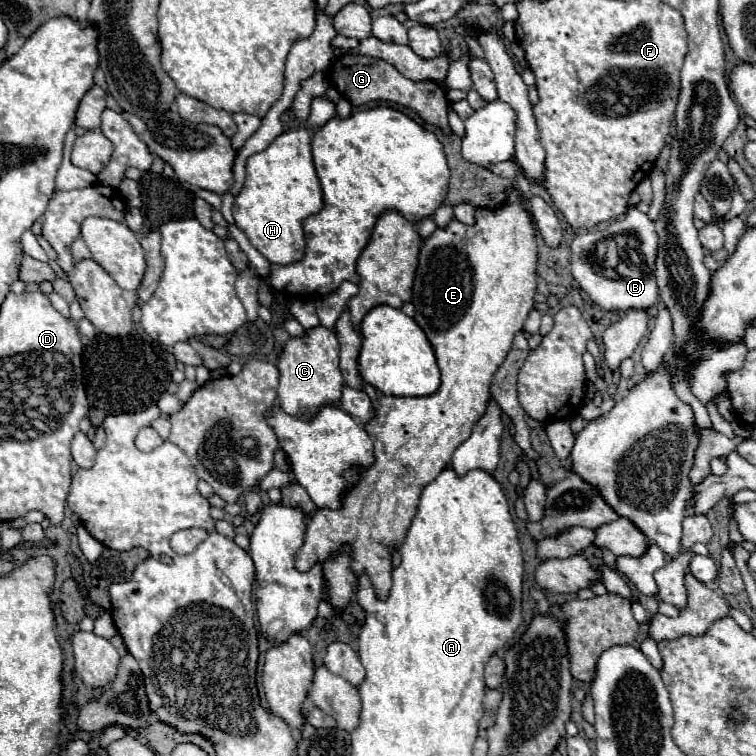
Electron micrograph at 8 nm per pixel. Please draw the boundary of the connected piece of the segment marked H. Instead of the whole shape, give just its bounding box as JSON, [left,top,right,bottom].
[234,129,324,265]

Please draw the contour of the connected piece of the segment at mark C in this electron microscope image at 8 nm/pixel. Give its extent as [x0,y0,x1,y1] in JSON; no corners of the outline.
[278,327,344,421]

